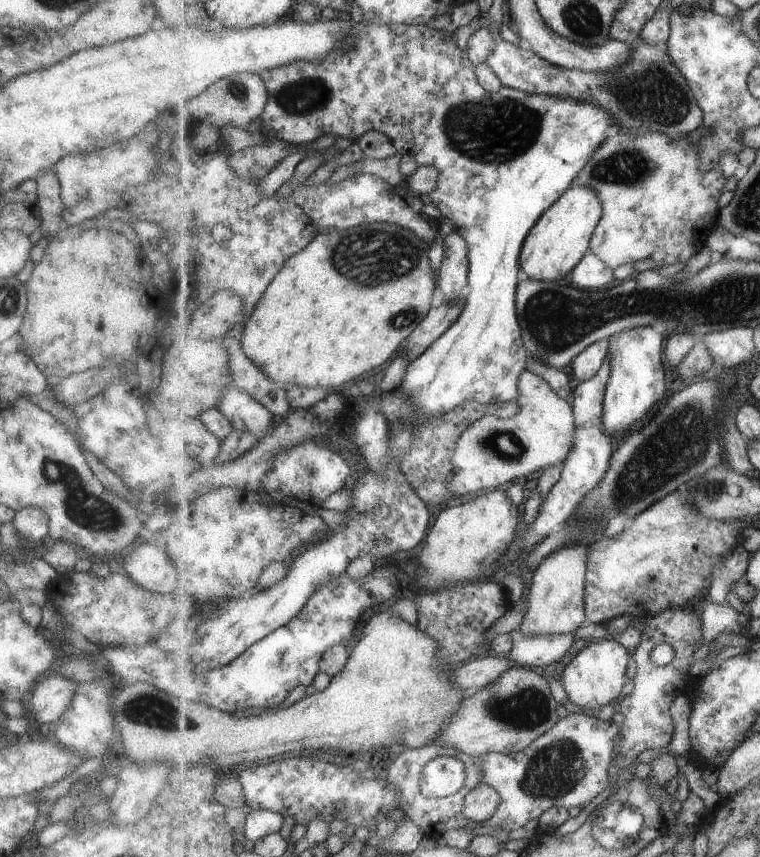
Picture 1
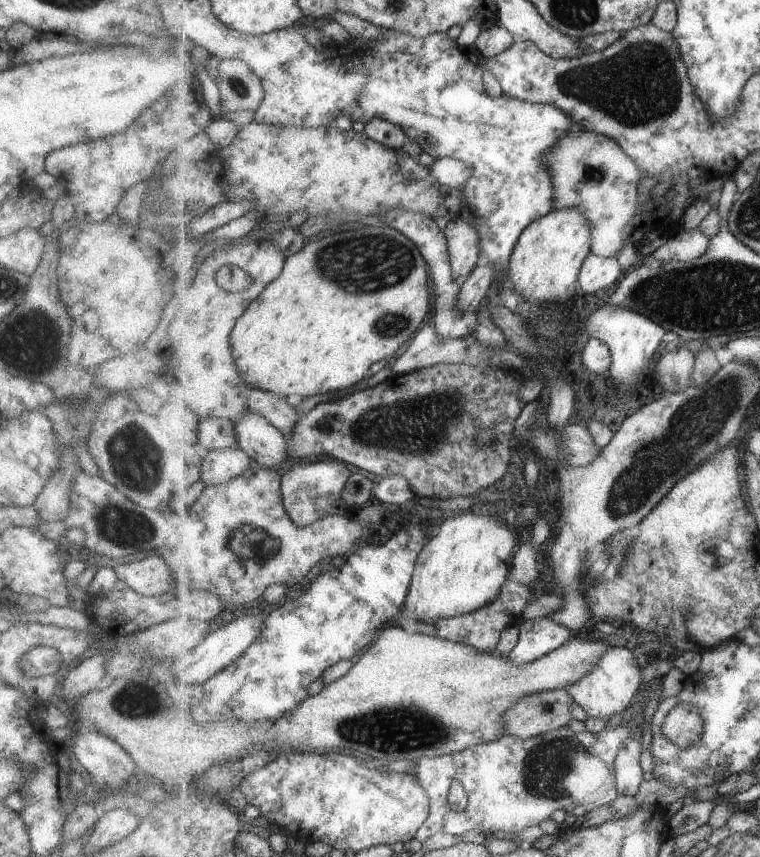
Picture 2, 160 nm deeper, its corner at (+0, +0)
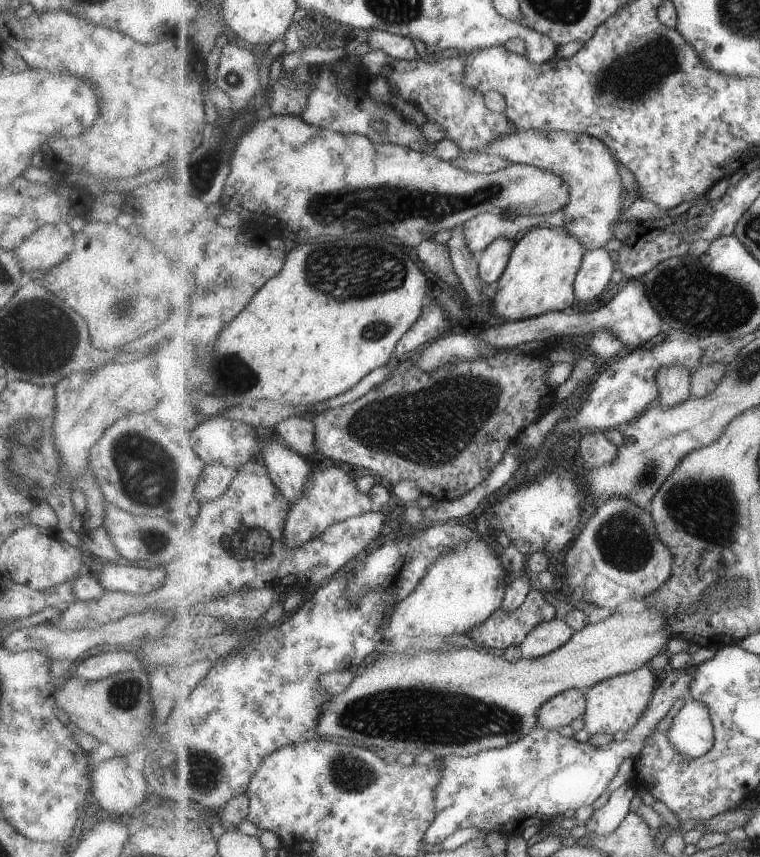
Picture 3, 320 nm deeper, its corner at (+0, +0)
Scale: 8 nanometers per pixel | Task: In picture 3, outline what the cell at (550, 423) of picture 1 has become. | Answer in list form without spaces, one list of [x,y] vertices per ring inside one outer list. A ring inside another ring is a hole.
[[[604,431],[585,434],[579,442],[580,457],[585,466],[606,467],[616,461],[620,448],[611,442]]]

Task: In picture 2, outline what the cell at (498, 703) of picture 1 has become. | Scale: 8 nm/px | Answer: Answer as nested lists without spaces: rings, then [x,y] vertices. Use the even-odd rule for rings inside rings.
[[[567,689],[523,697],[506,712],[504,736],[517,735],[530,739],[567,727],[573,718],[571,701],[572,696]]]

